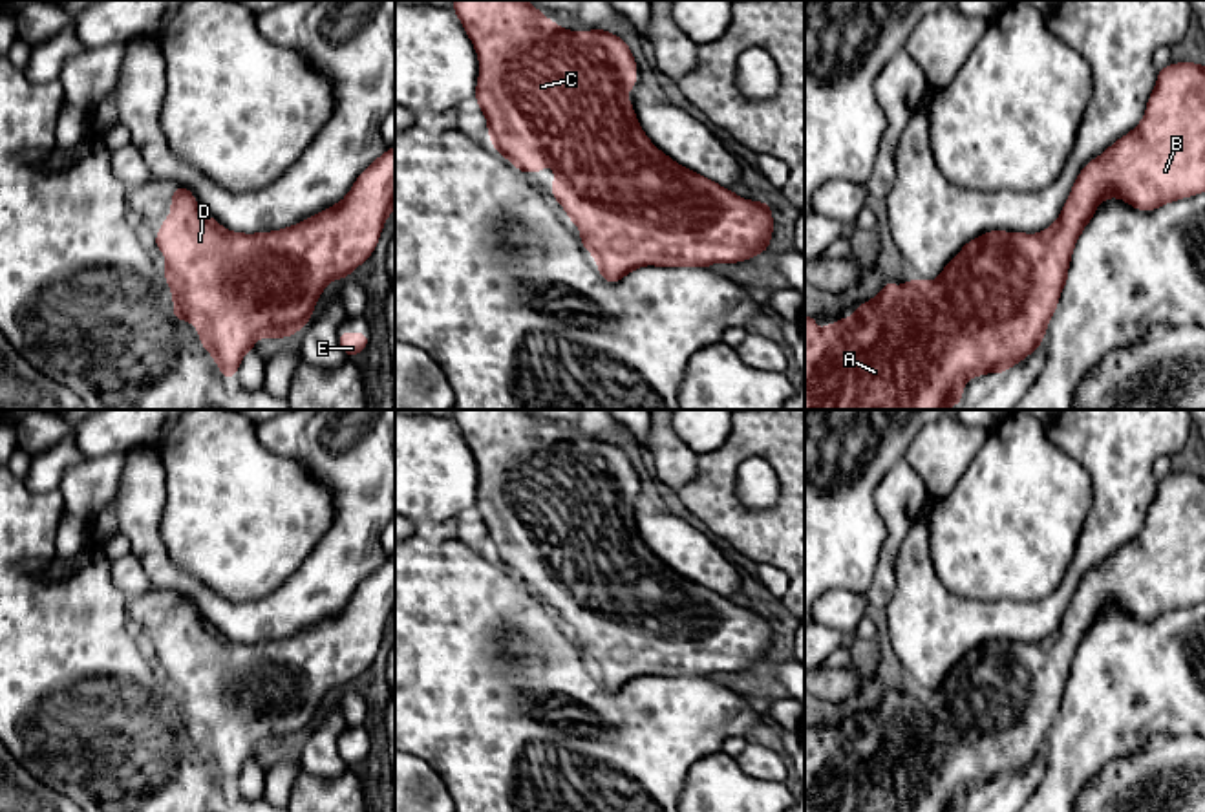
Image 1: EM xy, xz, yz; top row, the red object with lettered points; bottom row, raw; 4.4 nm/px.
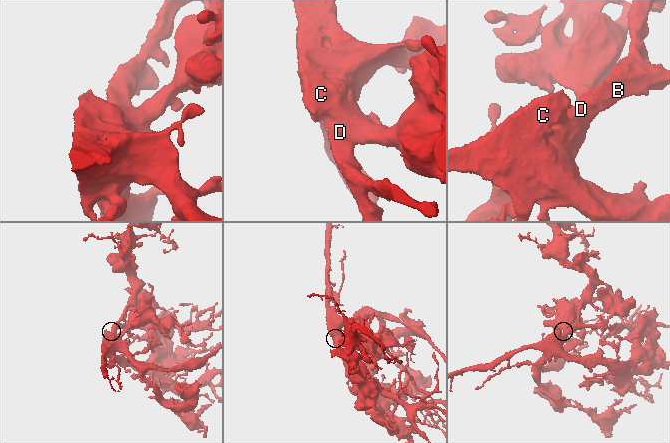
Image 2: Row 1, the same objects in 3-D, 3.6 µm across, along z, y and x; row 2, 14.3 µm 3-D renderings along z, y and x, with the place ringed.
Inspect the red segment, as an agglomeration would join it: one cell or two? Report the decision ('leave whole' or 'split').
leave whole

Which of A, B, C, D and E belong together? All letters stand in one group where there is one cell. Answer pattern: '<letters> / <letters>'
A B C D E

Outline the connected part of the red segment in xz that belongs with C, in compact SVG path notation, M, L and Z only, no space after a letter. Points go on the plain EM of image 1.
M453 410L453 421L459 426L466 444L470 446L479 466L479 488L475 497L475 510L486 527L488 545L492 556L508 571L512 571L521 583L543 582L543 572L550 574L556 583L550 604L560 611L560 616L569 622L569 631L574 631L581 642L580 653L594 666L600 684L605 691L616 693L631 680L644 675L656 677L711 677L715 671L735 673L750 669L764 662L772 649L773 629L770 611L748 611L715 591L684 578L664 561L660 561L645 545L636 530L627 501L636 494L636 472L629 455L622 446L603 441L567 441L550 432L539 419L527 410Z

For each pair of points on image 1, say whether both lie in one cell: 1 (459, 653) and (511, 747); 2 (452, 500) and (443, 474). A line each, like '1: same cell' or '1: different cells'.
1: same cell
2: same cell

